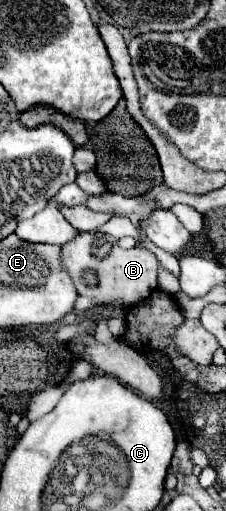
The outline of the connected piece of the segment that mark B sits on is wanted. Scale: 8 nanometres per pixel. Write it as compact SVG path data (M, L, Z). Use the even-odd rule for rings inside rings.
M82 232L82 236L76 236L76 240L62 246L62 260L68 268L78 294L94 298L98 304L134 304L136 296L146 298L156 290L158 282L158 270L162 268L160 260L154 252L134 246L130 250L124 250L118 246L116 238L106 236L102 232ZM104 246L110 250L104 256Z

